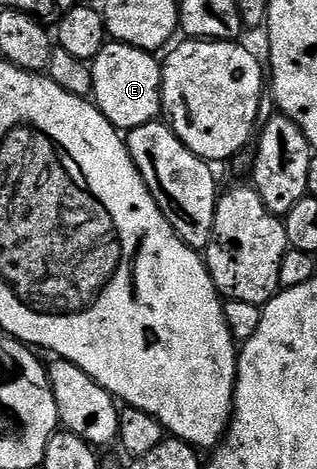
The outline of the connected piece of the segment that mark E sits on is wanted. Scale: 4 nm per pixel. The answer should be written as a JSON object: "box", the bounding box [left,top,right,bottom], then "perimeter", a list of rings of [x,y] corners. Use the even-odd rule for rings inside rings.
{"box":[91,41,162,131],"perimeter":[[[121,41],[106,43],[99,51],[99,55],[93,58],[91,68],[93,70],[93,97],[101,114],[119,131],[128,131],[135,127],[143,127],[143,123],[151,123],[162,116],[161,107],[161,67],[162,62],[156,61],[154,54],[147,49],[124,45]]]}

